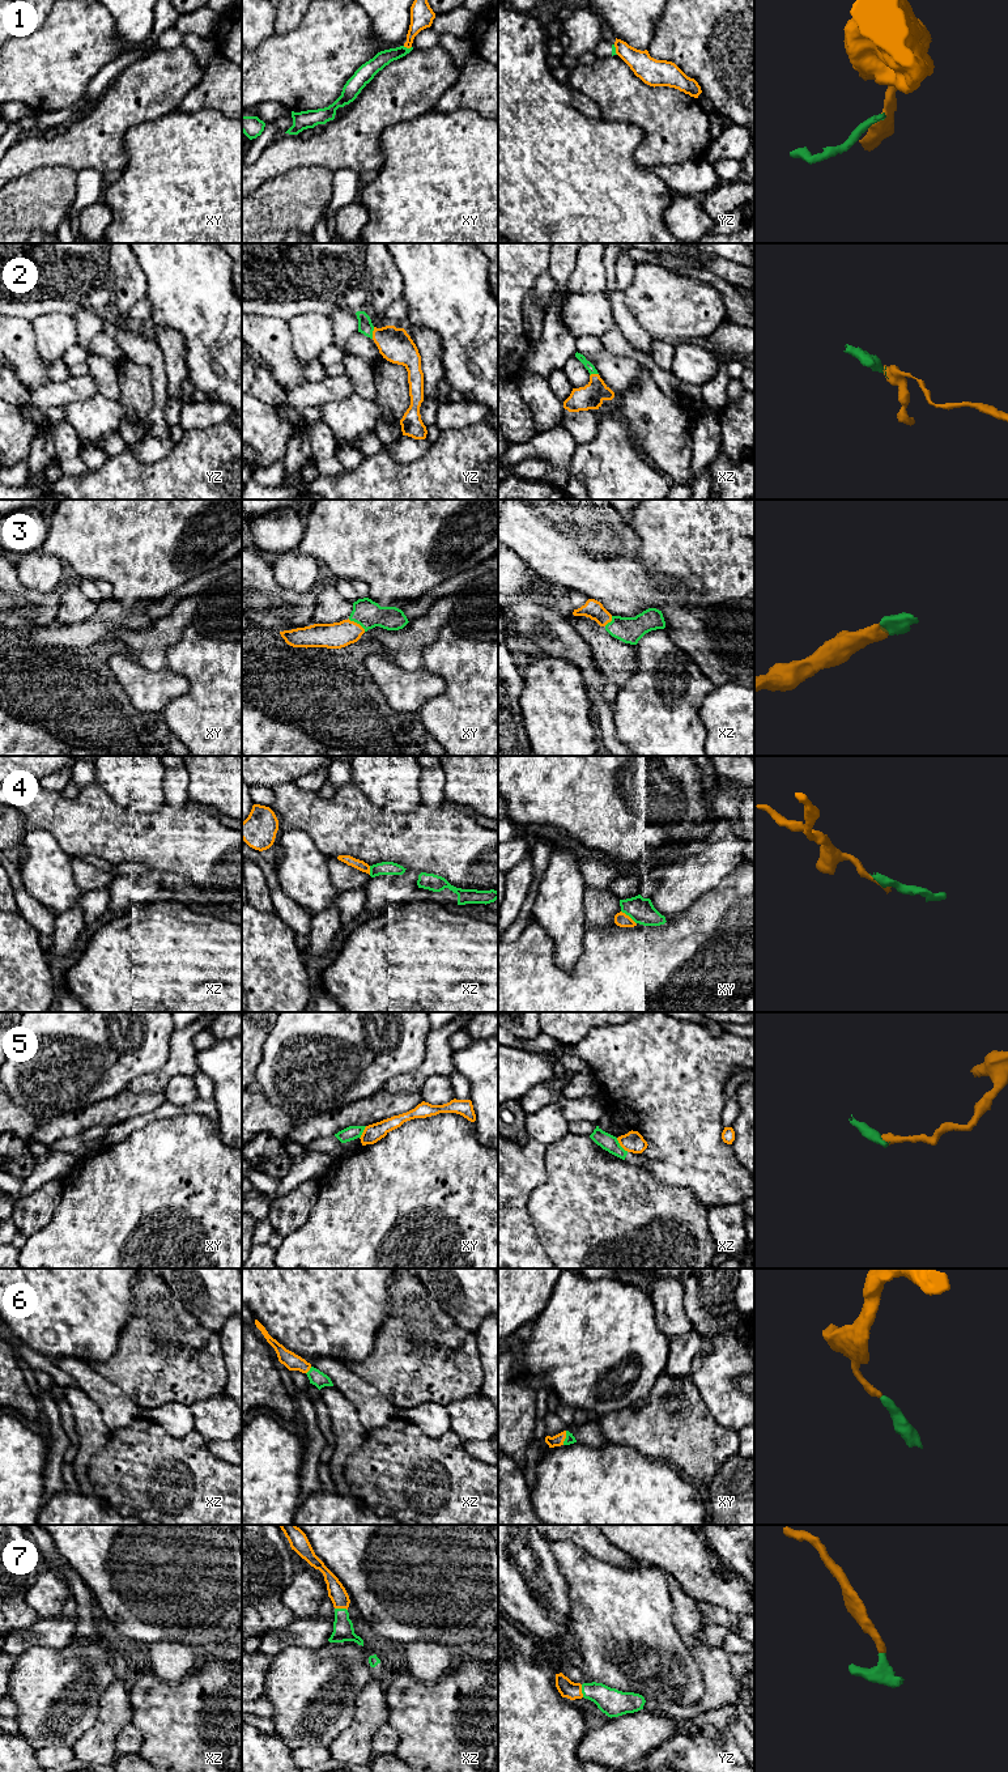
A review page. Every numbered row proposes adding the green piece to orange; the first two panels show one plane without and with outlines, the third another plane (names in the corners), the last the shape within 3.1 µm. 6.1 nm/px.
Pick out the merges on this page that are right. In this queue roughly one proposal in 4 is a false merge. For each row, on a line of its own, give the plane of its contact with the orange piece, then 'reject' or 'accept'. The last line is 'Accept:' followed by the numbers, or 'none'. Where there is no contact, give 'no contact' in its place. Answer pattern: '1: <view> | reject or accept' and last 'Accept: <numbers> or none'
1: xy | reject
2: yz | accept
3: xy | accept
4: xy | reject
5: xz | reject
6: xy | accept
7: xz | accept
Accept: 2, 3, 6, 7

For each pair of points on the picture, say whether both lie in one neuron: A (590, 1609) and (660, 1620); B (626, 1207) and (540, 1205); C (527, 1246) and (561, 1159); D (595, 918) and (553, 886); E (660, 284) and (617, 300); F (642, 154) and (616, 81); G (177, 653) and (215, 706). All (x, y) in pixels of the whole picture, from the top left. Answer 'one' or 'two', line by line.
A: one
B: one
C: two
D: two
E: two
F: one
G: one

